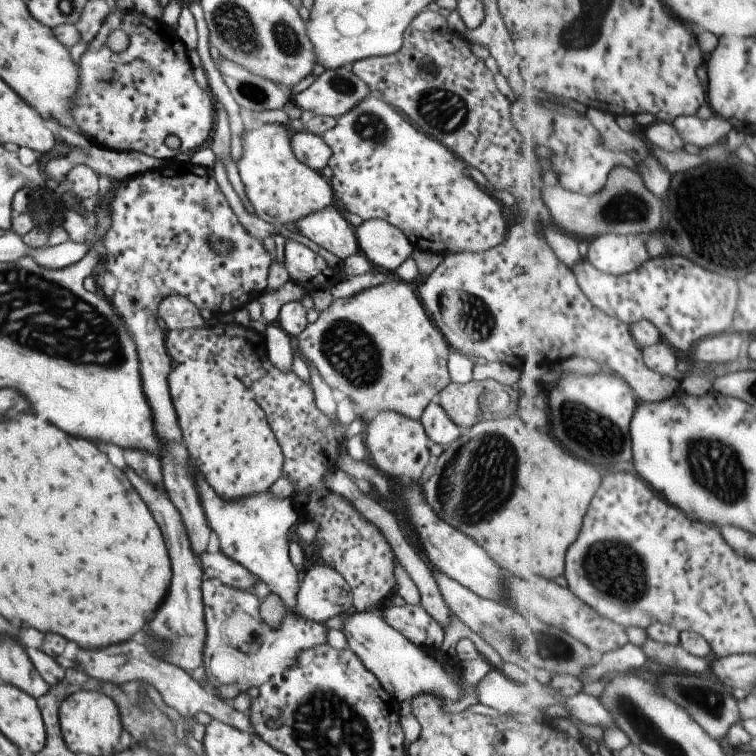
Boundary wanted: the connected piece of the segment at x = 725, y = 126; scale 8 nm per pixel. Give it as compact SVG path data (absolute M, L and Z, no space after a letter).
M699 116L679 117L675 122L675 128L685 142L697 144L701 148L713 146L719 142L733 128L729 122L723 120L721 116L701 120Z

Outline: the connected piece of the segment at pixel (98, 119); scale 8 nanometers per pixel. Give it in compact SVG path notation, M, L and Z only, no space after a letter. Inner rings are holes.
M110 2L108 15L77 64L78 86L70 115L78 126L77 132L81 132L89 142L106 149L137 151L156 159L171 160L180 152L191 154L208 144L216 118L212 95L199 88L193 79L186 47L175 35L175 30L170 30L160 18L150 19L131 9L118 10ZM117 29L127 34L129 44L125 50L115 54L107 48L105 39L108 33ZM167 136L175 136L179 146L169 148L165 144Z

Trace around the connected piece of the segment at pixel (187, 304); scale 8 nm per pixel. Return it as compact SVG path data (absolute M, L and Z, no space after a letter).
M166 296L158 304L157 314L168 331L196 329L209 323L201 318L198 308L186 297Z

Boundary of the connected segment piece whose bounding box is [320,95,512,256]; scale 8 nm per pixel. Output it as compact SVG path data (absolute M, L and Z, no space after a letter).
M369 95L361 102L358 102L350 111L336 118L333 128L326 130L321 136L324 143L331 151L330 157L327 159L326 165L331 168L332 177L327 180L330 184L335 204L341 209L347 210L351 214L357 214L363 221L371 219L379 219L387 221L394 227L397 227L407 237L413 248L418 251L435 253L443 256L449 253L480 253L494 246L497 246L504 238L508 228L509 220L512 216L503 206L499 206L498 202L487 192L485 188L477 185L469 175L467 175L465 164L456 157L445 145L442 145L437 139L422 133L407 118L402 116L396 109L383 101Z

